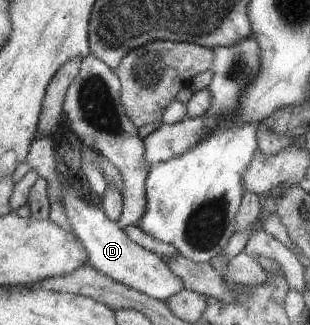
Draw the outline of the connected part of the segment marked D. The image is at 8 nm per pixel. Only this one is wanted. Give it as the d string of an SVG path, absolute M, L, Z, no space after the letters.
M62 184L62 193L68 215L73 225L74 232L85 243L90 251L90 262L101 272L108 274L116 281L125 286L168 302L169 299L178 295L187 288L183 277L180 277L172 266L159 253L153 252L140 244L137 244L129 233L121 228L119 222L113 222L102 206L94 206L83 200L77 190L70 188L71 184Z

